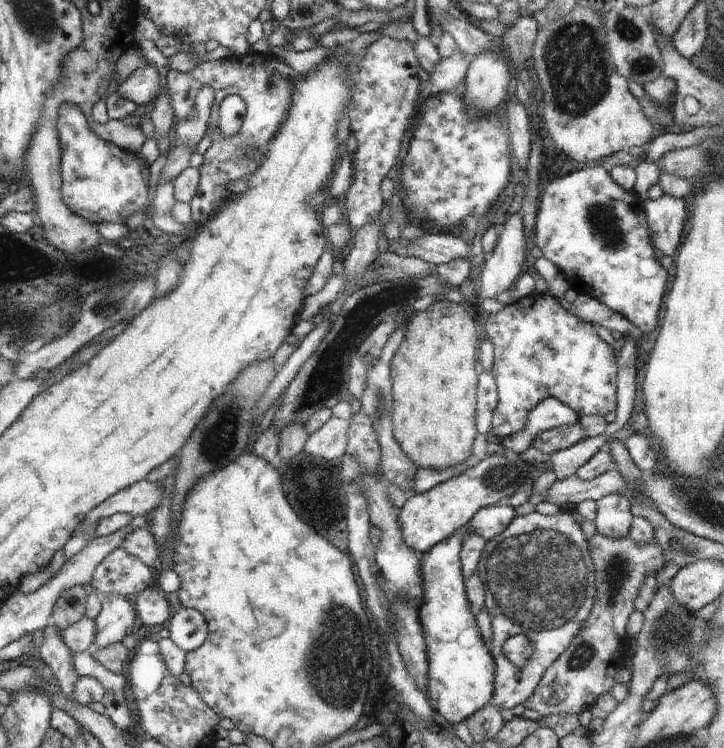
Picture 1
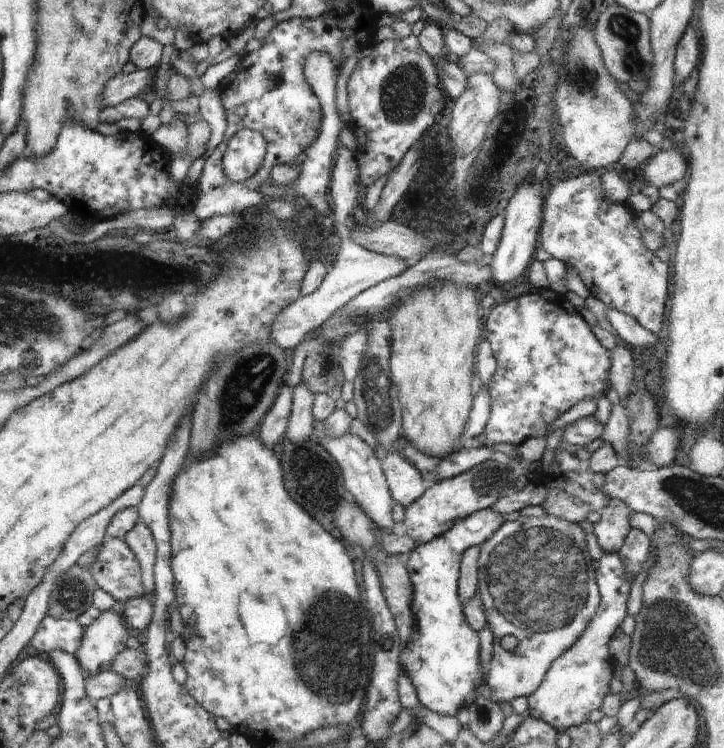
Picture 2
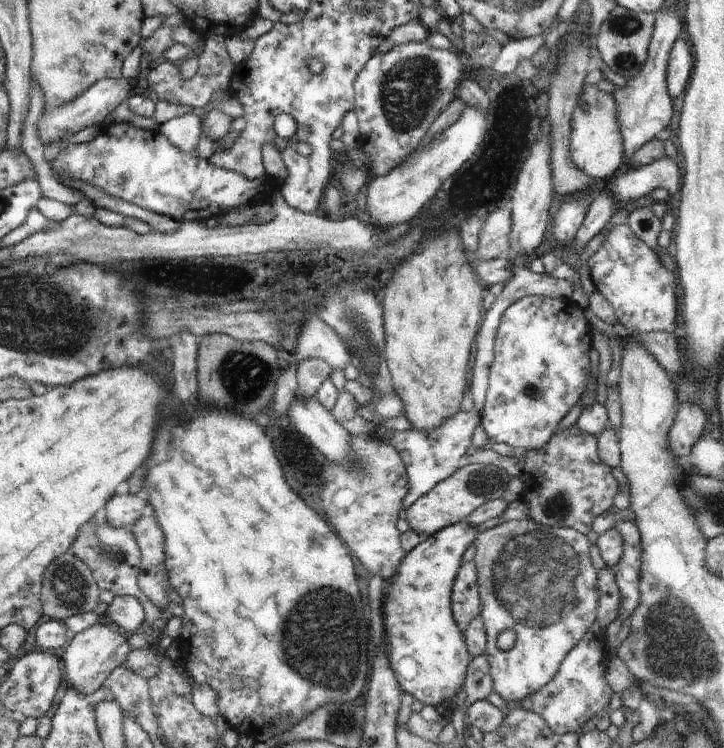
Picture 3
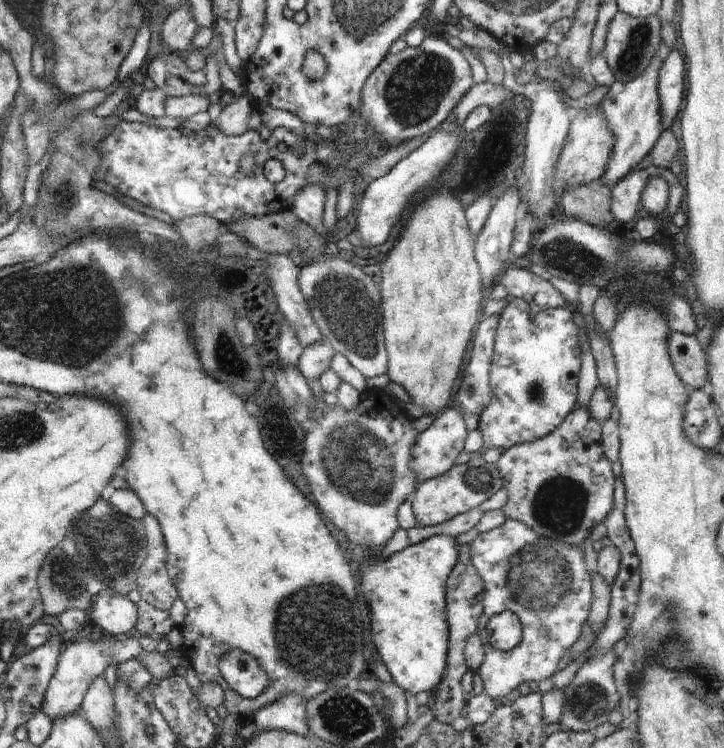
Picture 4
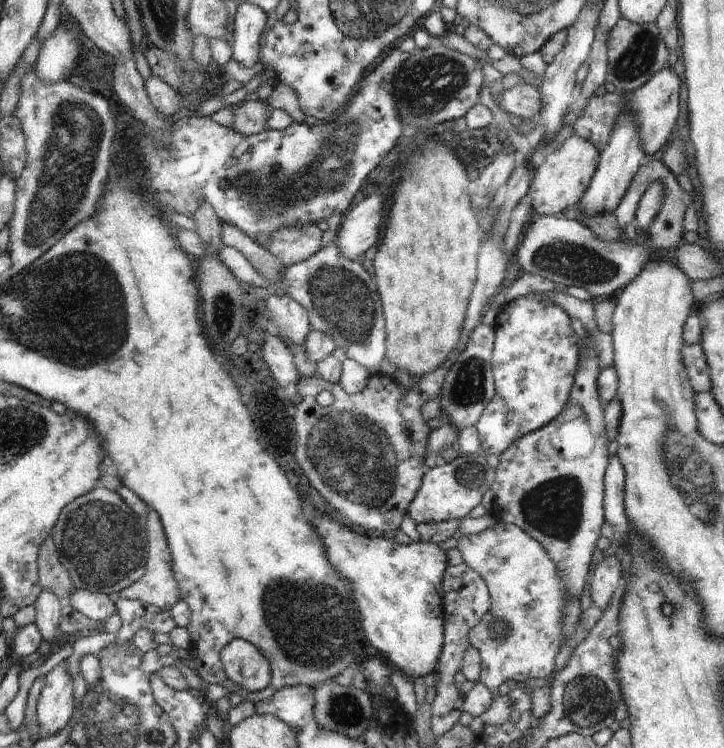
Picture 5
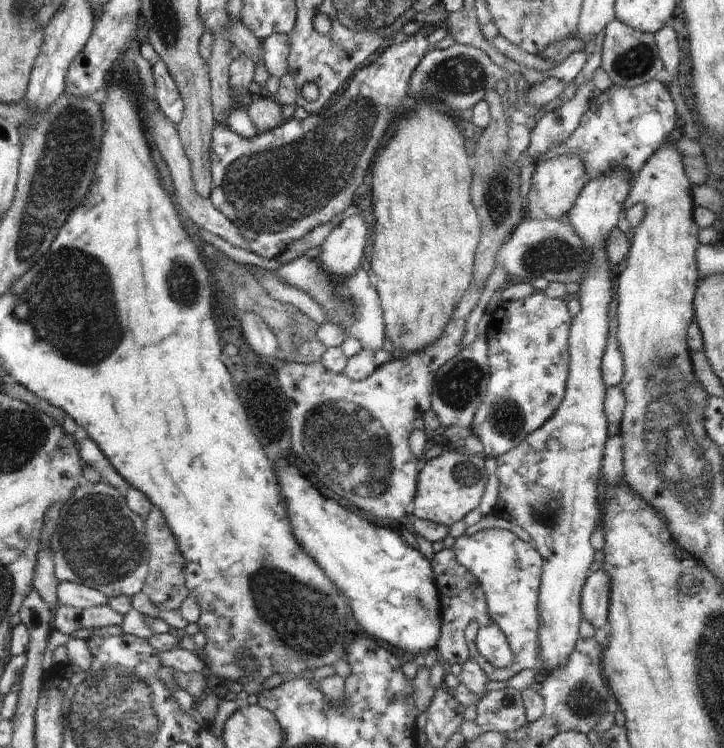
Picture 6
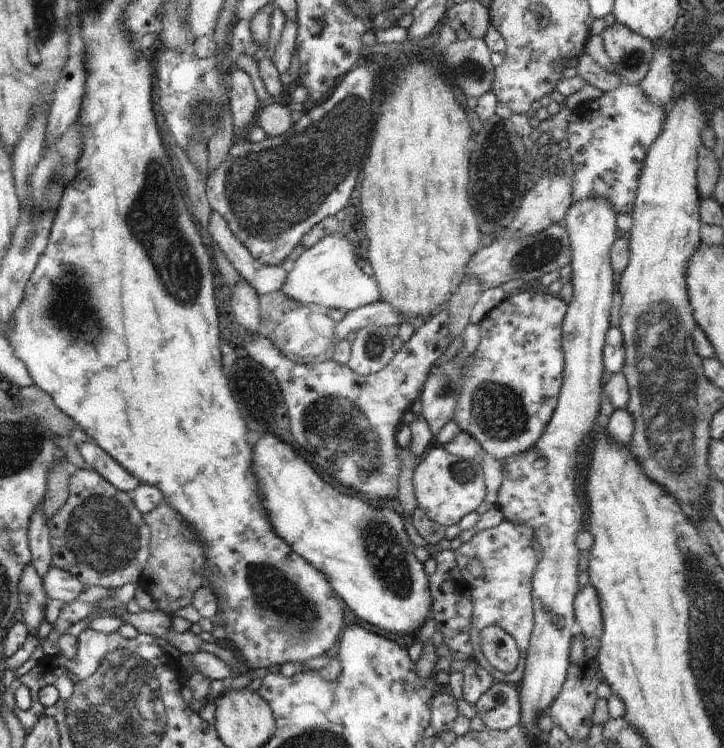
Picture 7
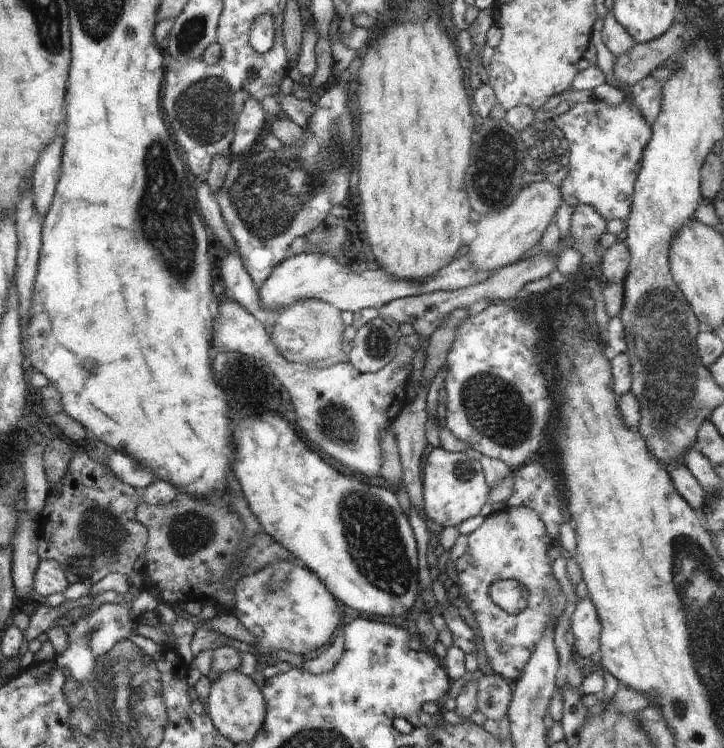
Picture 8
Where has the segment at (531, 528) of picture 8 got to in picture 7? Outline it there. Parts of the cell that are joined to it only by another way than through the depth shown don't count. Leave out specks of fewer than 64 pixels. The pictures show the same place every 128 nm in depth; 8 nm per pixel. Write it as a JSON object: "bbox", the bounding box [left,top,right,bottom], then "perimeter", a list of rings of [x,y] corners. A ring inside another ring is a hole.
{"bbox":[453,519,539,685],"perimeter":[[[504,519],[497,526],[489,529],[479,530],[474,536],[453,553],[455,554],[456,562],[458,563],[461,577],[467,582],[469,592],[472,595],[473,613],[471,618],[471,643],[473,646],[473,659],[480,665],[488,674],[494,677],[495,681],[510,683],[516,685],[522,680],[524,676],[524,669],[526,664],[527,652],[529,649],[529,642],[531,634],[533,633],[533,600],[531,597],[532,583],[535,570],[539,561],[538,552],[532,547],[532,540],[535,540],[534,531],[525,524],[515,523],[514,521]],[[479,560],[484,569],[484,575],[481,578],[474,578],[472,572],[468,571],[467,564]],[[494,625],[506,631],[512,638],[515,638],[516,644],[519,648],[519,661],[516,668],[511,673],[503,673],[496,670],[486,660],[481,649],[481,630],[486,627]]]}

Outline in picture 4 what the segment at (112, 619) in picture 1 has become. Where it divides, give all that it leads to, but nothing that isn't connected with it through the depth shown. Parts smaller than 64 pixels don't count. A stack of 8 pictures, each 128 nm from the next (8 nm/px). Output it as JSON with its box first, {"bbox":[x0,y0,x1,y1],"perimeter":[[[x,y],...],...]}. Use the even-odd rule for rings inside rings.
{"bbox":[42,634,144,721],"perimeter":[[[104,634],[100,640],[87,640],[84,638],[70,637],[63,653],[60,653],[54,676],[48,683],[48,688],[43,696],[42,712],[52,721],[62,719],[81,708],[84,695],[94,677],[104,674],[106,666],[112,661],[119,665],[129,661],[144,652],[138,639],[132,636],[119,638]]]}

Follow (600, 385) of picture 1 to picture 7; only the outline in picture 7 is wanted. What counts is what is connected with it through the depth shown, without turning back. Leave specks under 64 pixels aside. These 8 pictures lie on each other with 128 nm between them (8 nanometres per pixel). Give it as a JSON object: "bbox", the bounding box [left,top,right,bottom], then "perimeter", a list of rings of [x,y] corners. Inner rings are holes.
{"bbox":[450,290,567,463],"perimeter":[[[531,290],[506,296],[478,323],[480,344],[471,355],[471,361],[467,362],[463,376],[460,376],[463,386],[450,421],[455,422],[461,432],[475,438],[488,455],[501,463],[531,449],[554,414],[563,385],[561,340],[566,311],[567,304],[559,297]]]}

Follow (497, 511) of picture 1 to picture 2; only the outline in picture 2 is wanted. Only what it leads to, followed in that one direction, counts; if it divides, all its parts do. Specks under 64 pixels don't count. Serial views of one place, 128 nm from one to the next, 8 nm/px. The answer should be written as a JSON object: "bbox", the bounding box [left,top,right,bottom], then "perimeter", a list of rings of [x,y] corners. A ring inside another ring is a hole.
{"bbox":[399,507,504,716],"perimeter":[[[490,507],[478,510],[465,519],[456,521],[452,528],[433,538],[430,542],[417,544],[416,548],[404,557],[405,567],[411,582],[412,598],[411,611],[413,616],[413,635],[410,635],[407,645],[402,647],[399,656],[399,665],[405,668],[405,673],[413,682],[420,704],[434,712],[456,716],[460,709],[480,696],[479,684],[486,679],[483,676],[481,660],[479,658],[480,643],[478,633],[470,628],[463,613],[463,604],[458,594],[458,579],[460,576],[462,553],[470,547],[480,546],[487,538],[496,532],[504,523],[503,516],[492,512]]]}

